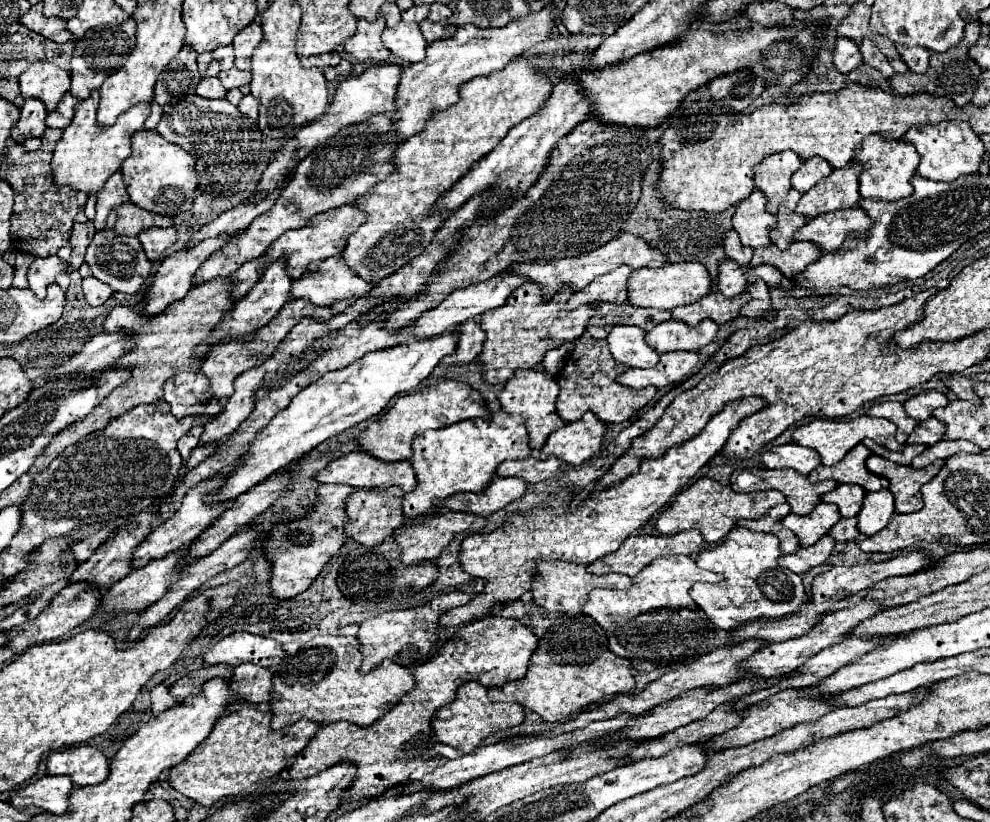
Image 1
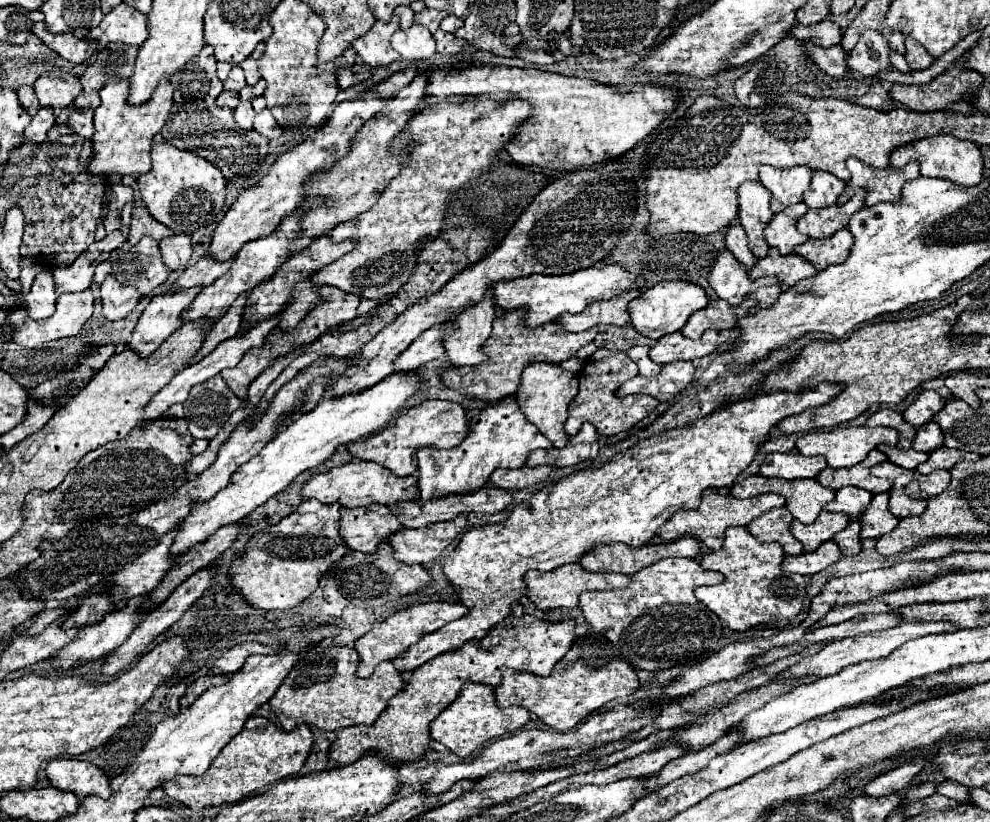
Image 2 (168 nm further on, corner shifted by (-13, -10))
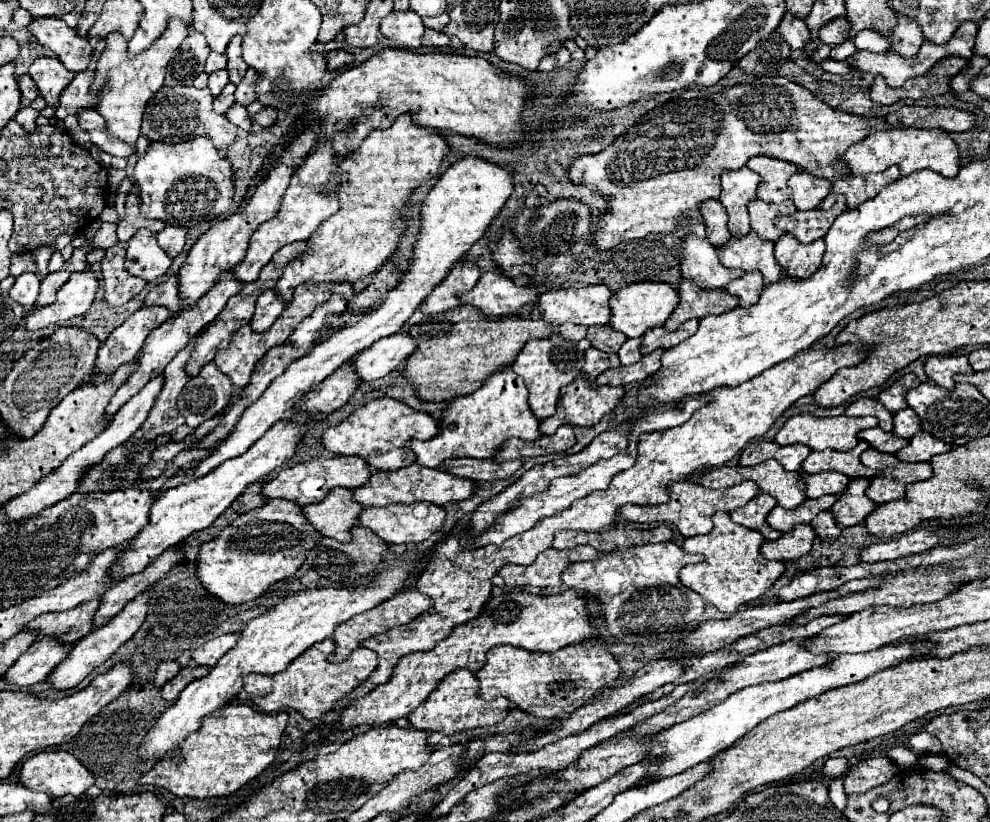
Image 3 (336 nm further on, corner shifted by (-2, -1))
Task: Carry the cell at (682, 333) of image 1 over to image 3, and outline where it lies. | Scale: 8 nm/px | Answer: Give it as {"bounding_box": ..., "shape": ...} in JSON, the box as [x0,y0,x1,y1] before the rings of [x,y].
{"bounding_box":[640,318,698,354],"shape":[[[696,318],[688,320],[686,324],[682,324],[682,328],[674,330],[674,332],[668,332],[666,328],[654,328],[654,330],[650,330],[650,332],[646,332],[646,334],[642,336],[640,352],[642,352],[642,354],[650,354],[650,352],[654,352],[656,348],[664,348],[664,350],[674,348],[674,346],[678,346],[680,342],[684,342],[686,338],[690,338],[696,330],[698,330],[698,320],[696,320]]]}

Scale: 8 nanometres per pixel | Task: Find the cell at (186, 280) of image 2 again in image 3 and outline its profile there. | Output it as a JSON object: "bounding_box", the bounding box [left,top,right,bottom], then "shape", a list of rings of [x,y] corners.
{"bounding_box":[144,274,180,312],"shape":[[[172,274],[168,276],[166,282],[154,286],[148,296],[144,298],[144,304],[158,304],[158,306],[166,306],[170,308],[170,312],[178,312],[180,310],[180,284],[178,284],[178,276]]]}

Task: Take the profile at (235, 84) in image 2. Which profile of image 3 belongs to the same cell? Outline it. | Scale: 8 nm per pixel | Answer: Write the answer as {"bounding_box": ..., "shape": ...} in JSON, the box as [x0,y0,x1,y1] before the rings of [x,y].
{"bounding_box":[208,70,230,96],"shape":[[[216,70],[216,72],[212,72],[210,74],[210,80],[208,80],[208,88],[210,88],[210,92],[212,92],[212,96],[218,96],[220,92],[222,92],[222,88],[226,86],[230,82],[230,78],[228,78],[228,70]]]}

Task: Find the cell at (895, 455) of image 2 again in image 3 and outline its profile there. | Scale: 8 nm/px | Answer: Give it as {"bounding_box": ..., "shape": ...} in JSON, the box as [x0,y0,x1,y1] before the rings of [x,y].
{"bounding_box":[858,428,908,454],"shape":[[[882,428],[862,430],[862,432],[858,432],[858,438],[866,440],[872,448],[876,448],[880,452],[888,452],[888,454],[896,454],[898,450],[908,446],[908,440],[902,440],[902,438],[894,436],[894,434],[888,434]]]}

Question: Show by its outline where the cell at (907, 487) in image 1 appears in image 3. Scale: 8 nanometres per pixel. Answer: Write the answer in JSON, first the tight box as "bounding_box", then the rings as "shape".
{"bounding_box":[860,448,932,504],"shape":[[[868,448],[860,456],[862,464],[868,468],[882,468],[882,474],[874,476],[866,496],[876,504],[886,504],[892,500],[900,500],[906,496],[906,486],[918,480],[932,478],[930,462],[908,464],[898,460],[894,454],[882,454],[874,448]]]}

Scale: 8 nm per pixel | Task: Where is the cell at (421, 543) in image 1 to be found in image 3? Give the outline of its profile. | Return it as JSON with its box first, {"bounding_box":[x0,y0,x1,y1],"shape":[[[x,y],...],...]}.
{"bounding_box":[360,502,446,544],"shape":[[[418,502],[418,504],[394,504],[390,508],[366,508],[360,516],[360,524],[370,528],[378,538],[388,544],[420,544],[428,540],[434,532],[442,528],[446,520],[446,510],[442,506]]]}

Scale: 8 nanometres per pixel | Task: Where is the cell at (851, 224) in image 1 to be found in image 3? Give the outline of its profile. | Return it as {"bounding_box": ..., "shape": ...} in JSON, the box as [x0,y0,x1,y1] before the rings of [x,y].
{"bounding_box":[774,234,824,278],"shape":[[[784,234],[774,248],[774,256],[782,268],[786,268],[792,278],[806,278],[814,274],[822,262],[824,238],[810,244],[798,242],[792,234]]]}

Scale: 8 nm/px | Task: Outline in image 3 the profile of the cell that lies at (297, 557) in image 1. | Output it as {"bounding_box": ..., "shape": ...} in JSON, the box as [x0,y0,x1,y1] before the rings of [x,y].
{"bounding_box":[198,498,322,604],"shape":[[[274,498],[266,506],[242,514],[238,520],[234,520],[234,524],[230,524],[226,530],[222,530],[218,538],[206,542],[200,548],[198,578],[202,580],[206,590],[210,594],[218,596],[222,602],[244,604],[244,602],[250,602],[250,600],[256,600],[258,596],[262,596],[272,584],[276,584],[284,578],[294,578],[296,570],[304,564],[308,550],[312,550],[320,540],[322,540],[322,536],[308,522],[302,506],[298,506],[296,502],[290,502],[290,500]]]}

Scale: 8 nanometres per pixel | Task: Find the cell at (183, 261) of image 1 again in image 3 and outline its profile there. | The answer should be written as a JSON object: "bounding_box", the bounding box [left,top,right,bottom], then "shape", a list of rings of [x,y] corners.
{"bounding_box":[94,306,172,372],"shape":[[[142,306],[142,308],[138,308],[138,310],[136,310],[122,326],[118,326],[118,328],[108,336],[108,340],[100,346],[94,372],[114,372],[118,366],[134,360],[134,358],[140,354],[140,348],[144,346],[146,336],[156,328],[156,324],[162,324],[162,320],[170,318],[170,314],[172,314],[172,312],[170,312],[168,308],[164,308],[164,306]]]}

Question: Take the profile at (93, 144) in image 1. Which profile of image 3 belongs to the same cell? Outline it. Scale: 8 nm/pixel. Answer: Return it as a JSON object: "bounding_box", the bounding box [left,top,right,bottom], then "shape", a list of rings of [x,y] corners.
{"bounding_box":[90,20,186,148],"shape":[[[170,20],[170,28],[162,34],[162,40],[156,40],[156,44],[152,44],[146,52],[138,54],[134,60],[126,58],[126,40],[122,40],[122,36],[114,34],[106,38],[106,48],[98,60],[94,82],[90,86],[90,92],[96,94],[94,110],[106,120],[106,134],[120,138],[132,148],[136,146],[144,108],[148,100],[162,88],[166,66],[184,38],[186,38],[186,24],[182,24],[180,20]]]}

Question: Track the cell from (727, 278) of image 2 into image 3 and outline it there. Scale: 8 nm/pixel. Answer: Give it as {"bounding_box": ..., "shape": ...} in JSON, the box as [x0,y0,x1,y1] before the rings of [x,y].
{"bounding_box":[682,222,744,290],"shape":[[[702,222],[690,224],[690,234],[684,244],[684,260],[682,260],[682,276],[698,284],[706,290],[724,288],[730,280],[740,278],[744,270],[728,270],[718,260],[718,248],[714,248],[706,236],[706,226]]]}

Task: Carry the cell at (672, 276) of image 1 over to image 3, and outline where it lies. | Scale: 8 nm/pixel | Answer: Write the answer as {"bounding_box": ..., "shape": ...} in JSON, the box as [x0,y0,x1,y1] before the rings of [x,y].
{"bounding_box":[610,282,680,338],"shape":[[[634,282],[628,288],[622,288],[612,294],[610,326],[614,326],[614,330],[618,330],[618,332],[624,332],[628,338],[638,338],[652,328],[664,326],[664,322],[676,310],[678,302],[680,302],[680,294],[668,282]]]}

